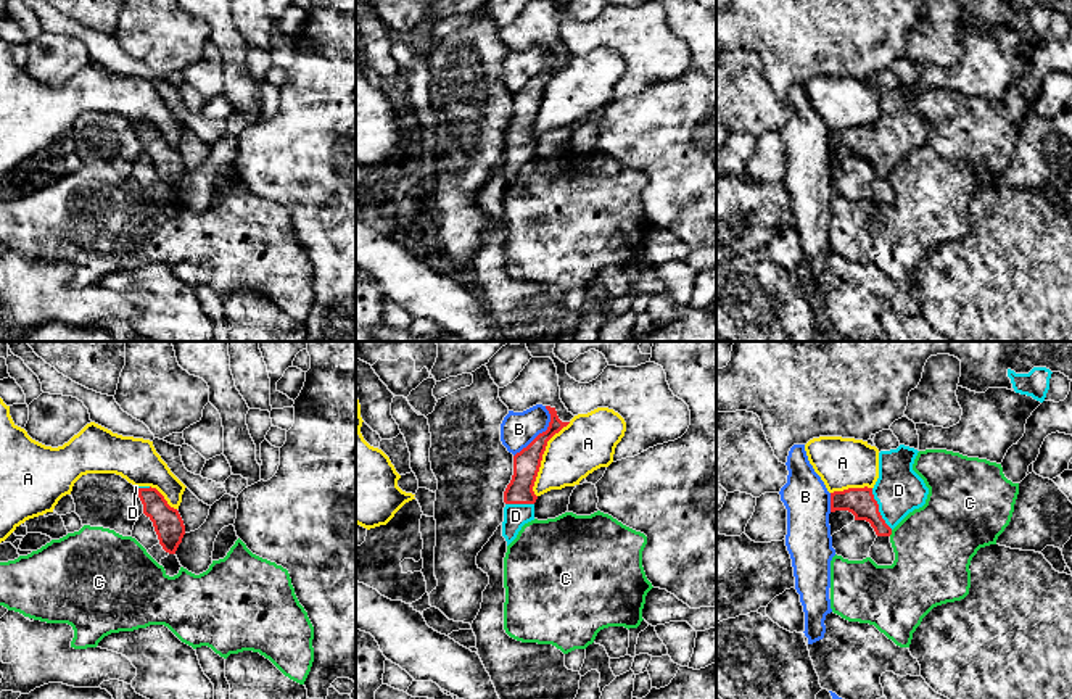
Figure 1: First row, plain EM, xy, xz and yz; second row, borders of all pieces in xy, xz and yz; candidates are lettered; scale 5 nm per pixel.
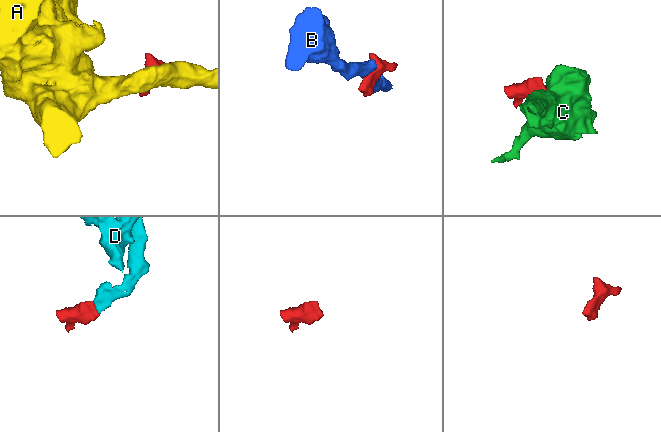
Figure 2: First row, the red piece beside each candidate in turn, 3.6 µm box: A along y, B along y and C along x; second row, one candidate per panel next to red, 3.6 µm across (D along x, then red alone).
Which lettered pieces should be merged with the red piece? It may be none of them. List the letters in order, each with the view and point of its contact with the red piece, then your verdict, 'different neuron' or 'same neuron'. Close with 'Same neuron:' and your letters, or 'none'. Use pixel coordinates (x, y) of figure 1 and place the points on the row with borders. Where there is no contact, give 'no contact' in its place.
A: contact xz (541, 458); different neuron
B: contact xz (543, 432); different neuron
C: contact yz (890, 533); different neuron
D: contact yz (878, 509); same neuron
Same neuron: D

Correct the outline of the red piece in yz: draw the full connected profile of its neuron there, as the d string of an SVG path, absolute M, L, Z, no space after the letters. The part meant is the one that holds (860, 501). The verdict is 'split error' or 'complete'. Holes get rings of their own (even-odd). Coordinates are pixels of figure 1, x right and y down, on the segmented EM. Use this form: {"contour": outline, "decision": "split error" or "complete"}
{"contour": "M905 445L880 451L876 485L831 493L831 512L848 511L855 520L869 522L877 536L890 536L909 512L926 504L929 494L924 480L913 470L917 453Z", "decision": "split error"}

